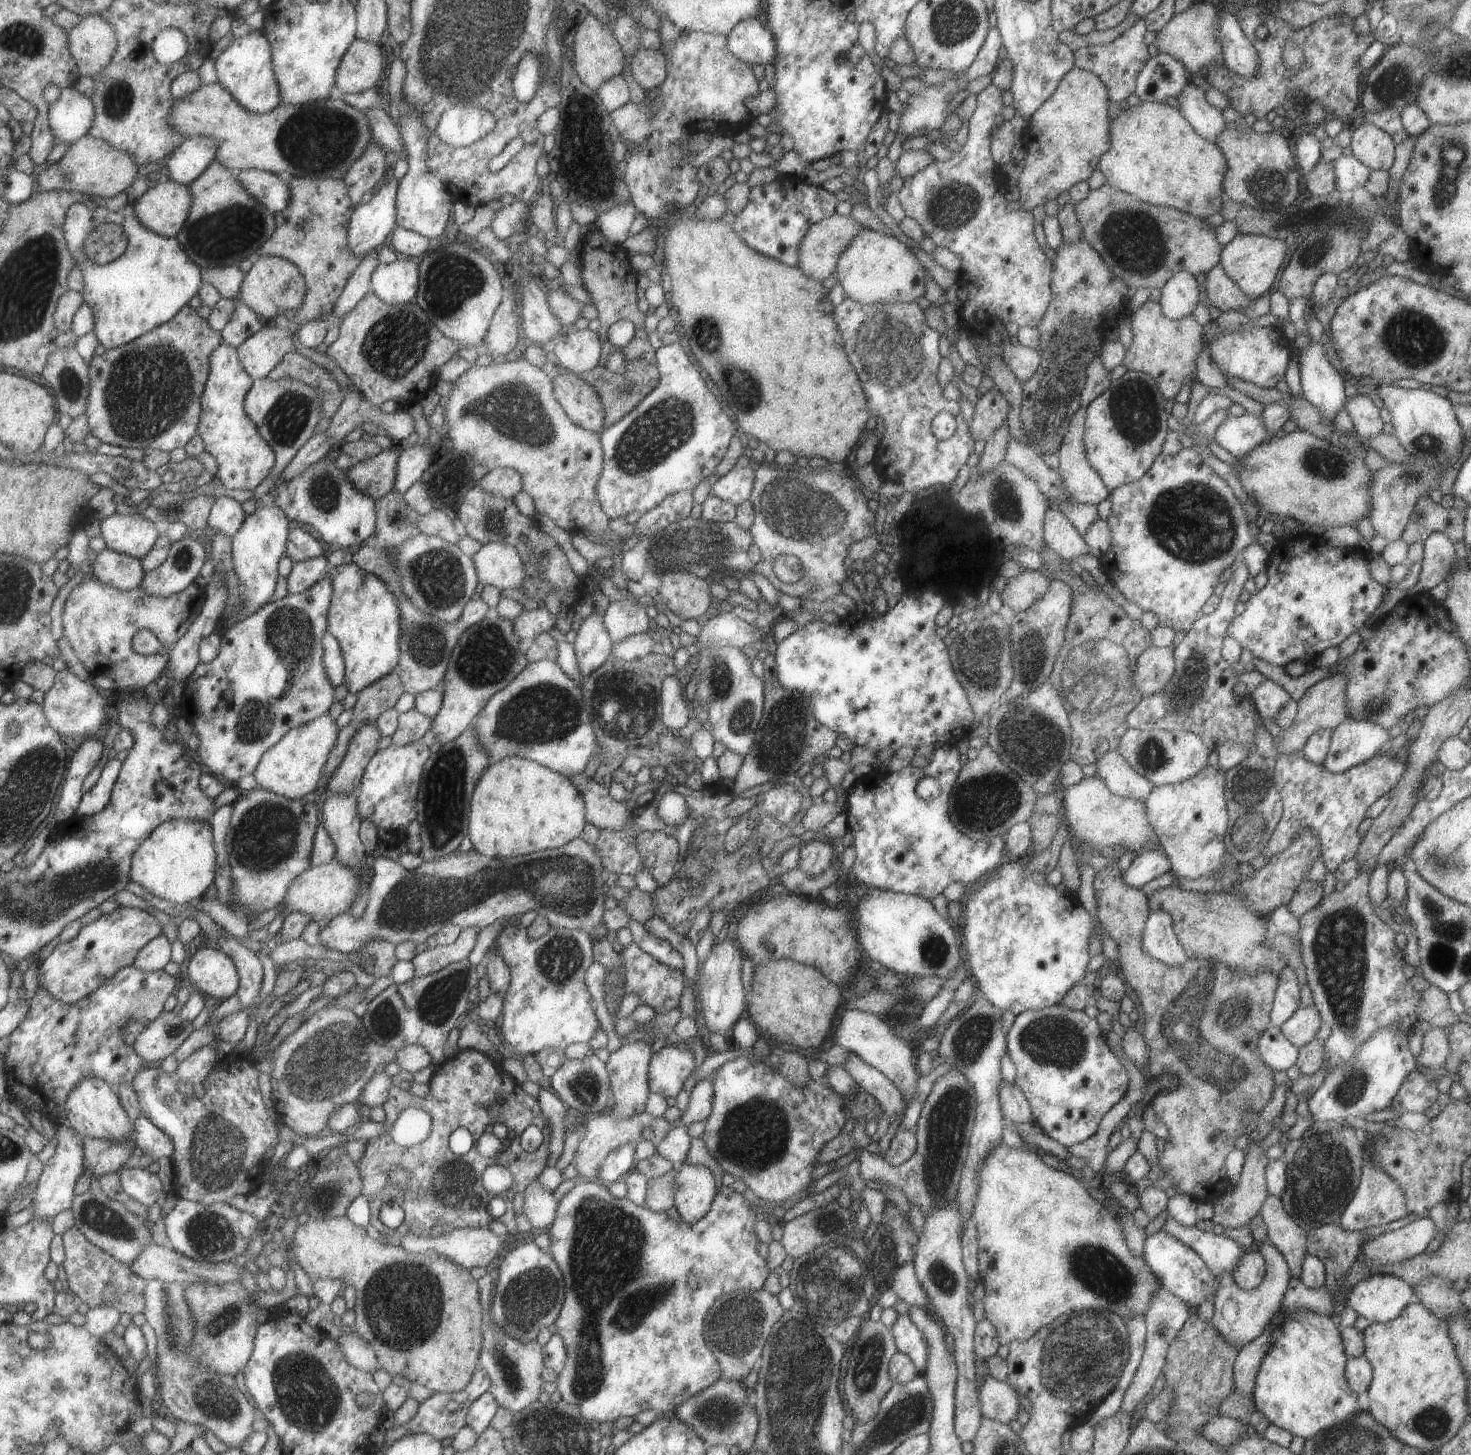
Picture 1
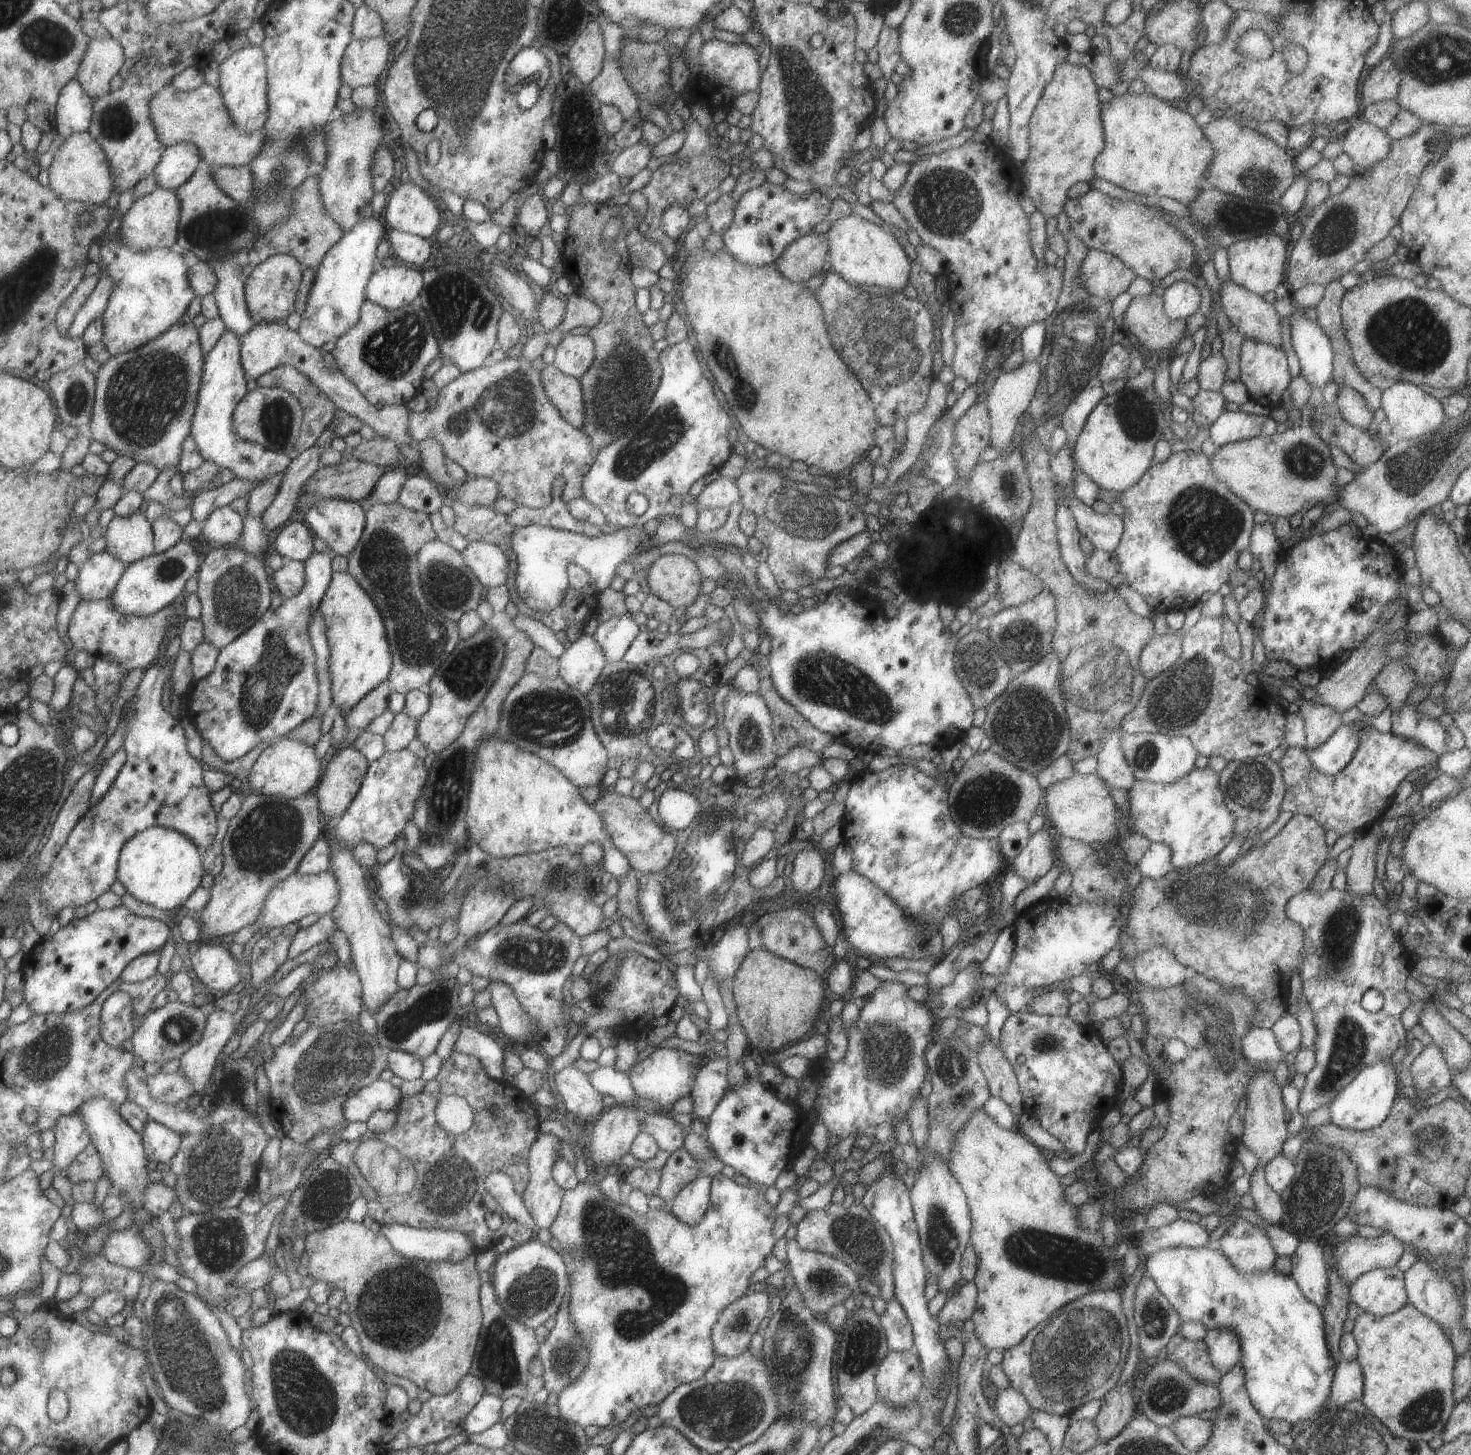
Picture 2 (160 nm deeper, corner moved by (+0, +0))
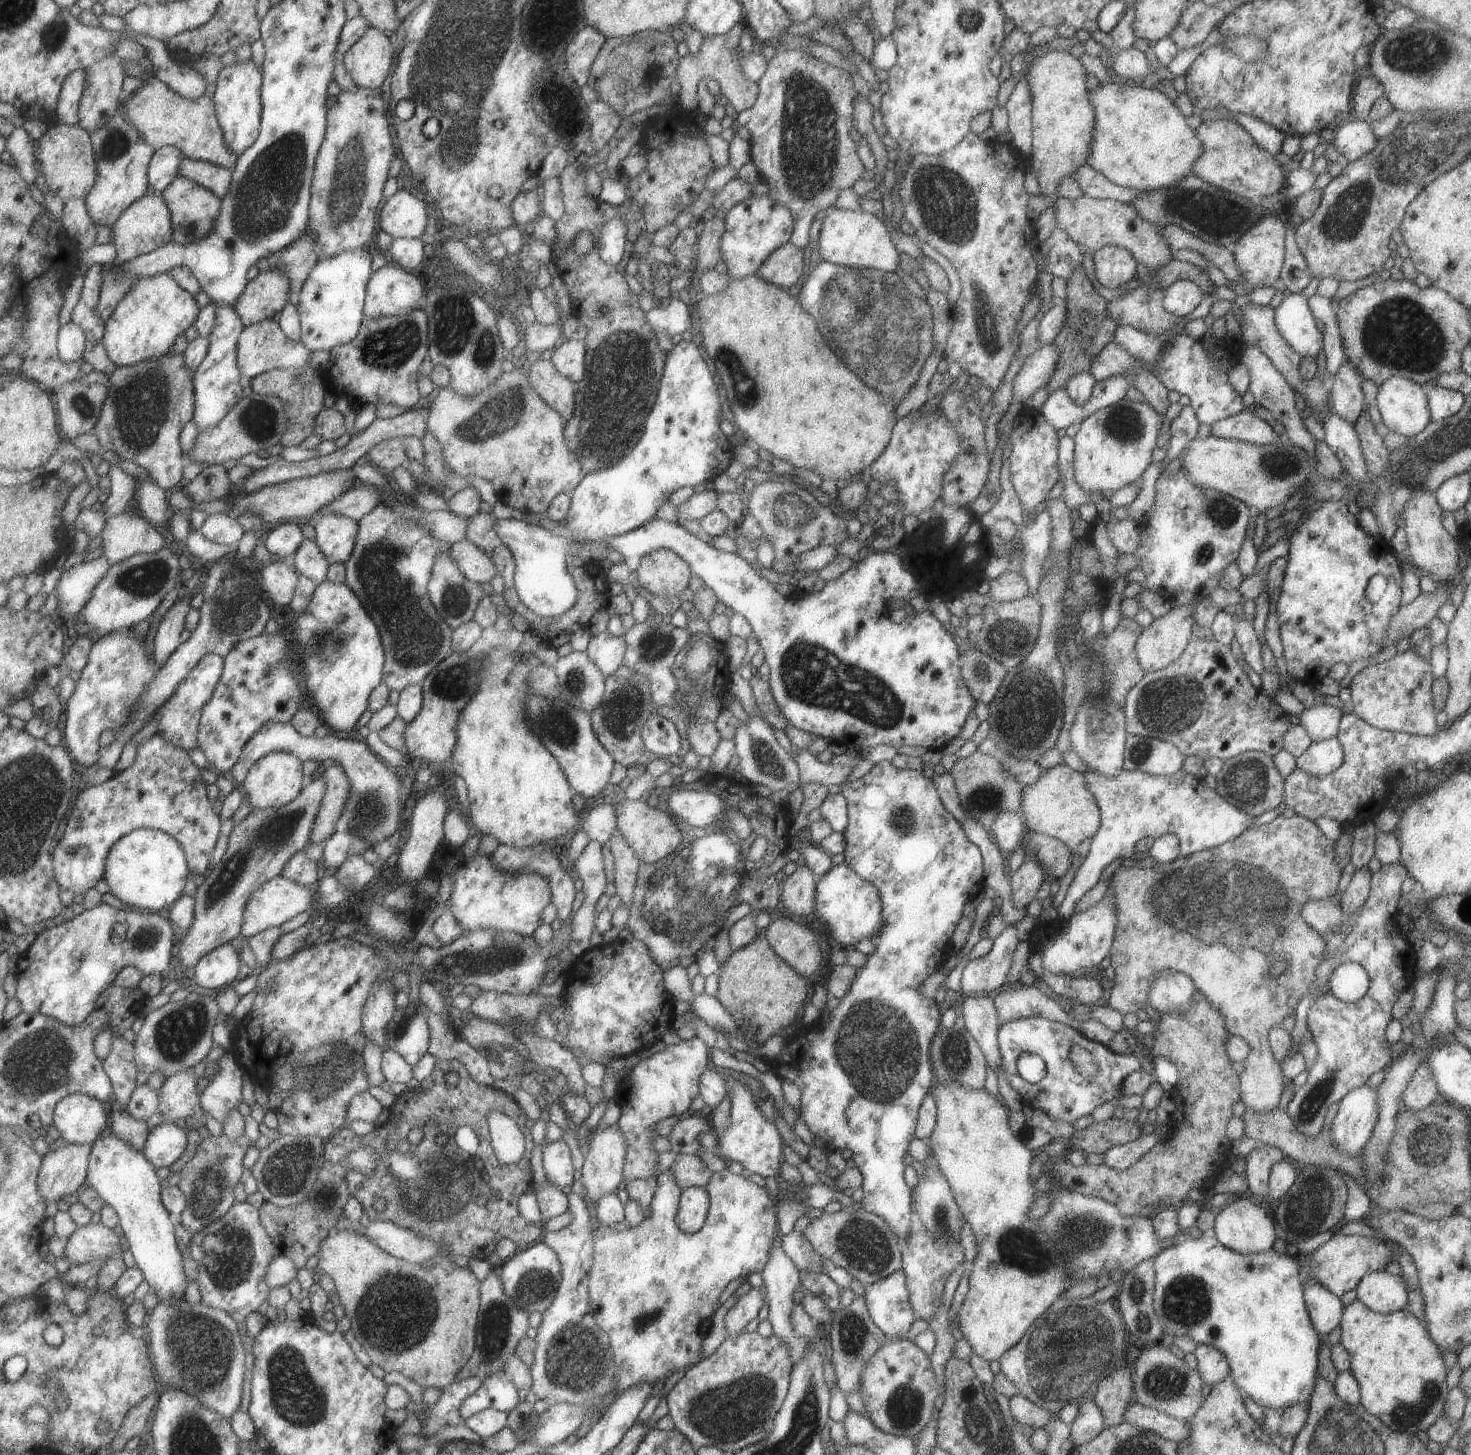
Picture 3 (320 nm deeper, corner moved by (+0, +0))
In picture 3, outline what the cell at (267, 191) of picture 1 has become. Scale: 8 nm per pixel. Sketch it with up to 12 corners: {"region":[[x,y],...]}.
{"region":[[185,157],[181,175],[223,199],[233,186],[233,171]]}

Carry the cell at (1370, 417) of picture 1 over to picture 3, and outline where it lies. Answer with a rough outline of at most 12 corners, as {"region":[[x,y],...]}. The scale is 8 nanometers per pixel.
{"region":[[1348,360],[1333,376],[1333,411],[1352,425],[1365,409],[1361,378]]}

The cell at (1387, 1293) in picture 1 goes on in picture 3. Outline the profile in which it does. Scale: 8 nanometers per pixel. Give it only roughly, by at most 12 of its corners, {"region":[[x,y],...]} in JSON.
{"region":[[1371,1272],[1357,1300],[1375,1313],[1406,1308],[1401,1274]]}

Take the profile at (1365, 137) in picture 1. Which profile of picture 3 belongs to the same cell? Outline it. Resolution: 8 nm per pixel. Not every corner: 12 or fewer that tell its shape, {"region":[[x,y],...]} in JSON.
{"region":[[1367,120],[1338,124],[1332,144],[1343,163],[1373,150],[1377,142]]}

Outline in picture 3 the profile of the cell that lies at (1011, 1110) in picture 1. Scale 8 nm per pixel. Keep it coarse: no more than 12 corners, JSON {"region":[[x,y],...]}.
{"region":[[985,994],[960,996],[964,1028],[986,1066],[1002,1070],[999,1023]]}

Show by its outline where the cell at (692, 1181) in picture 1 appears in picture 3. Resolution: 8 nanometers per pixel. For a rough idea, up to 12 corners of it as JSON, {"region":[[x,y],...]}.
{"region":[[706,1188],[680,1190],[675,1224],[685,1234],[704,1226]]}

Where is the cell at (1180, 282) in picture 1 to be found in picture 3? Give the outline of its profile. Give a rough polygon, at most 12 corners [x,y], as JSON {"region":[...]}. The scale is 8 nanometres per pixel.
{"region":[[1180,279],[1164,289],[1163,309],[1177,318],[1191,313],[1204,294]]}

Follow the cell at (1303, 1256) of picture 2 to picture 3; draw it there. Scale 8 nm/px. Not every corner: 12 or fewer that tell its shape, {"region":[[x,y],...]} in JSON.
{"region":[[1313,1278],[1300,1282],[1317,1335],[1342,1318],[1341,1302]]}

